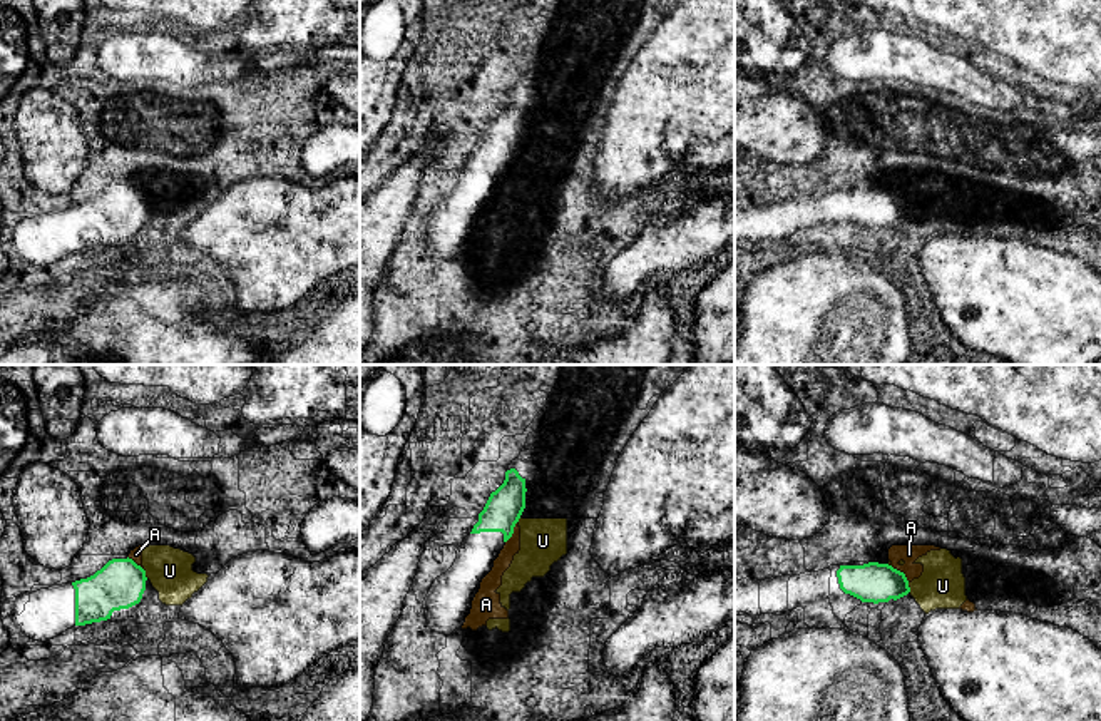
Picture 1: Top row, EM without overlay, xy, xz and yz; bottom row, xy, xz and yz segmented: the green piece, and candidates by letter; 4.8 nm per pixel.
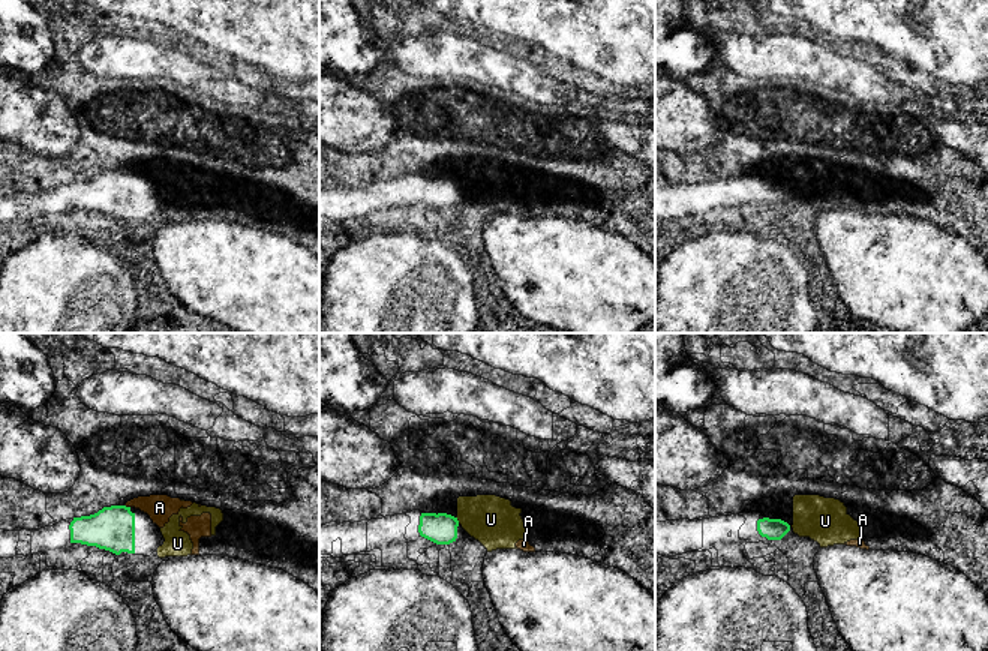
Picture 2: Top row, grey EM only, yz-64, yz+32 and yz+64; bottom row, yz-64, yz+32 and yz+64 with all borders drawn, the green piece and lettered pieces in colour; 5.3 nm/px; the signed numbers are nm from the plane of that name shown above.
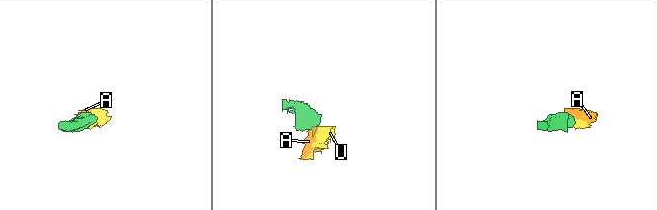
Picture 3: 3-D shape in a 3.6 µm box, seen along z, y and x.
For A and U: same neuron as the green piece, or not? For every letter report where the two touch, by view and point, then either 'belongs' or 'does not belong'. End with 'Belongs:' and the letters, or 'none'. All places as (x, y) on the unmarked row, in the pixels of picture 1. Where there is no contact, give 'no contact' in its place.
A: meets green in xz at (512, 158); does not belong
U: meets green in xy at (144, 199); does not belong
Belongs: none

